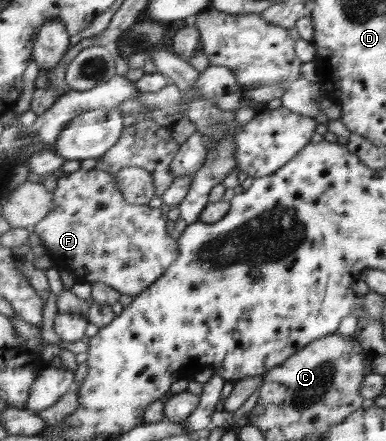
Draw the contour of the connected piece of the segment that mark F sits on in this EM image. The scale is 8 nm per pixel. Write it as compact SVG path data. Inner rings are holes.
M80 168L57 178L53 192L55 206L32 231L59 269L74 274L76 283L107 284L134 298L155 284L177 258L179 242L165 229L167 215L148 204L129 204L115 174Z

